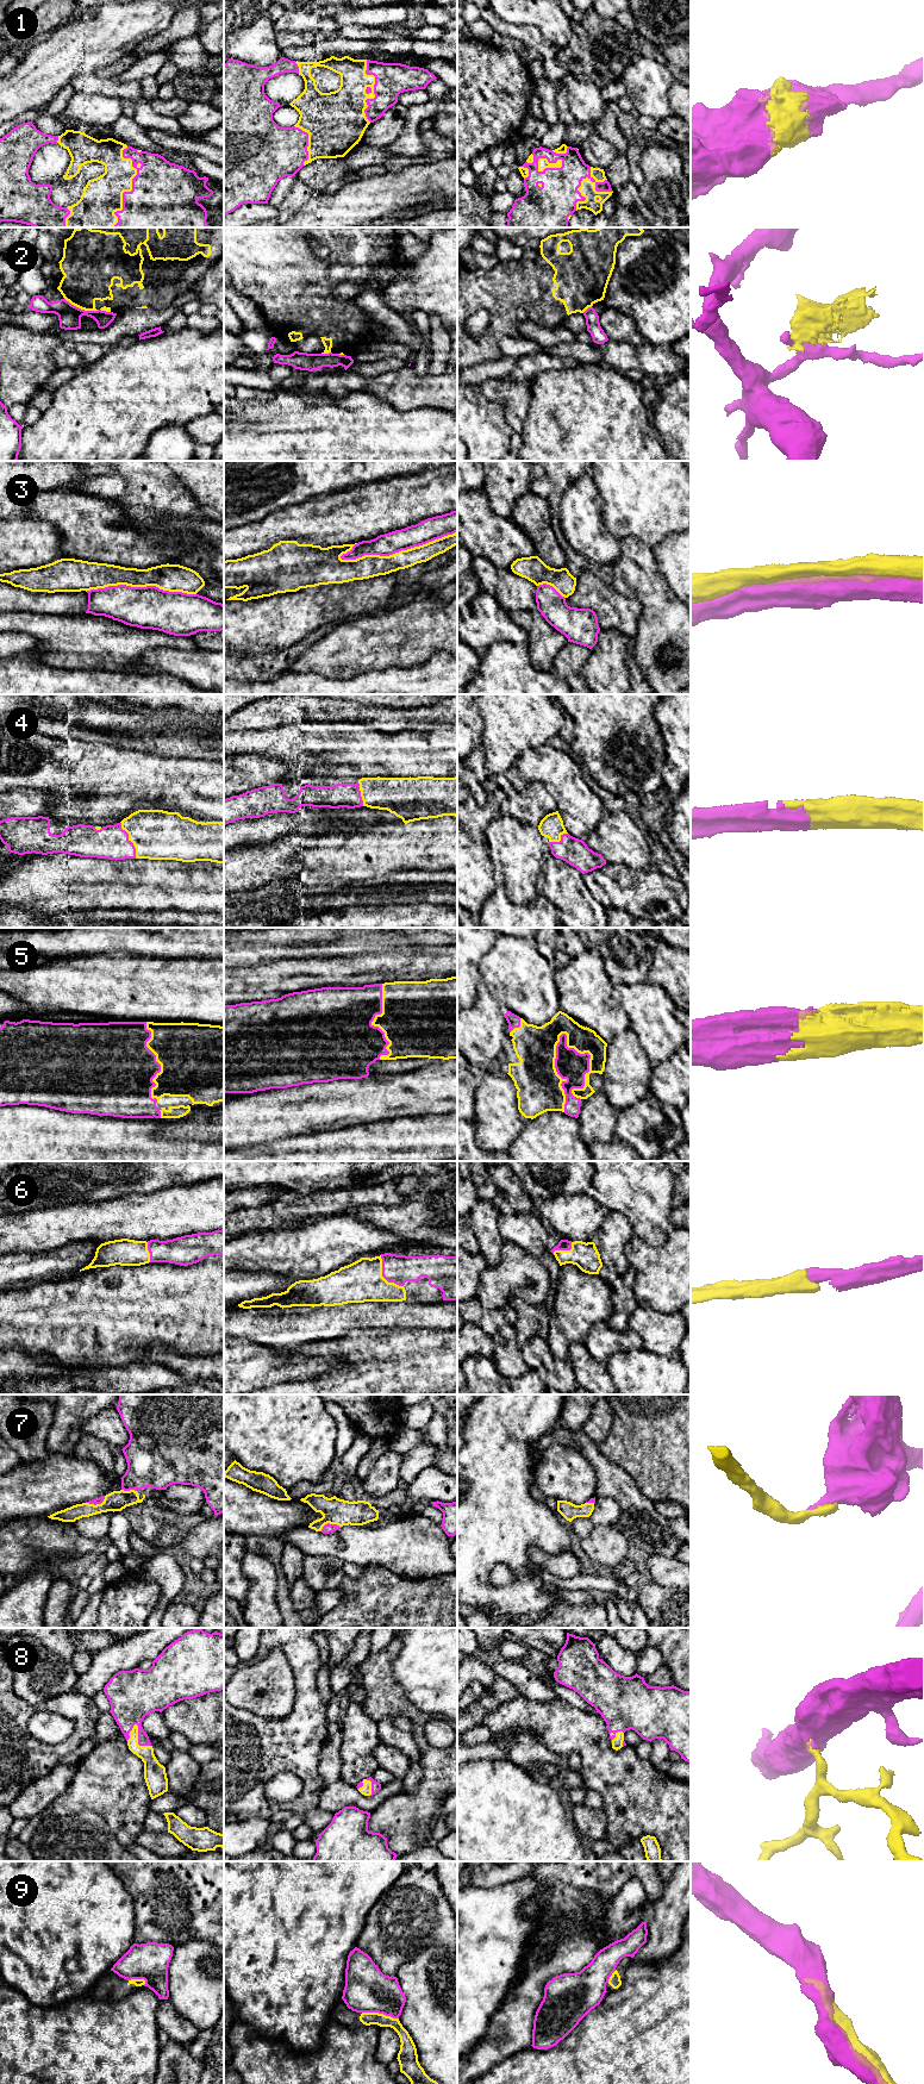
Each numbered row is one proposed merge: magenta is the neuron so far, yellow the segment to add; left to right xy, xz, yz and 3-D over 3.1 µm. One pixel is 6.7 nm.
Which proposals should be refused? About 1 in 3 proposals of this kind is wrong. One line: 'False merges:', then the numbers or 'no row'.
False merges: 2, 3, 9

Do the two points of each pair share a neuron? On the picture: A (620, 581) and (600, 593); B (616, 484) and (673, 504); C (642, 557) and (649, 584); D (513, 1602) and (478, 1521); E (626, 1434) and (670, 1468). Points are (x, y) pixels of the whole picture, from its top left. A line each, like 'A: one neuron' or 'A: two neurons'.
A: two neurons
B: one neuron
C: one neuron
D: one neuron
E: one neuron

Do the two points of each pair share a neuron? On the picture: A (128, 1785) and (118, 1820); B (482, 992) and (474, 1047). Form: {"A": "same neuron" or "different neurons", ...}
{"A": "same neuron", "B": "same neuron"}

